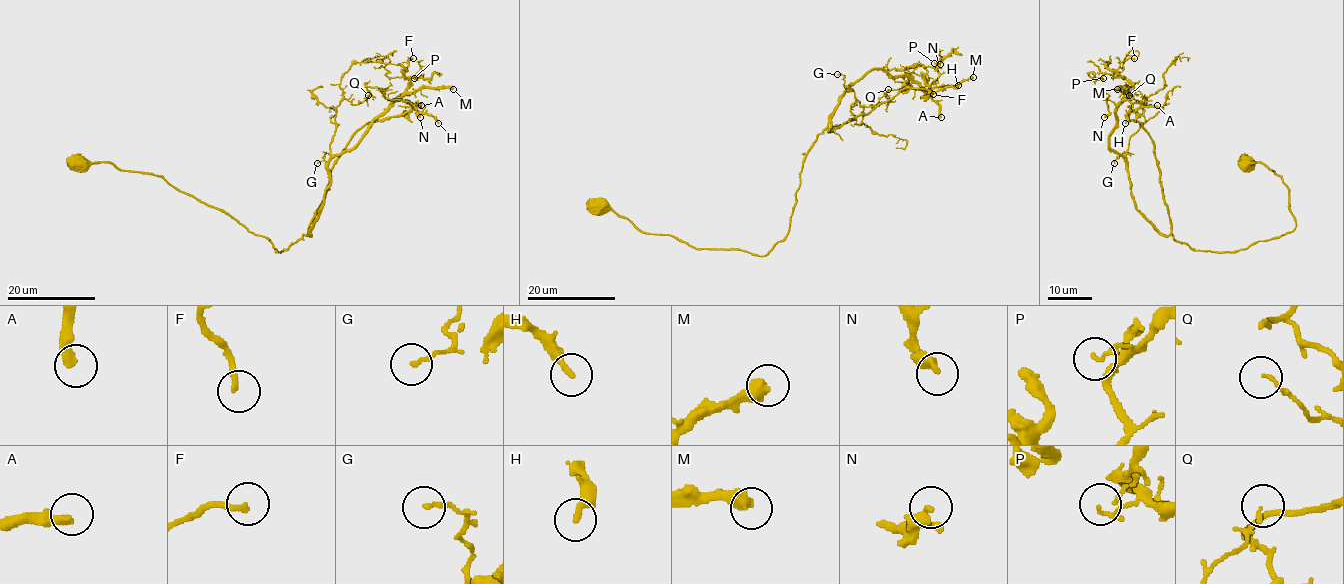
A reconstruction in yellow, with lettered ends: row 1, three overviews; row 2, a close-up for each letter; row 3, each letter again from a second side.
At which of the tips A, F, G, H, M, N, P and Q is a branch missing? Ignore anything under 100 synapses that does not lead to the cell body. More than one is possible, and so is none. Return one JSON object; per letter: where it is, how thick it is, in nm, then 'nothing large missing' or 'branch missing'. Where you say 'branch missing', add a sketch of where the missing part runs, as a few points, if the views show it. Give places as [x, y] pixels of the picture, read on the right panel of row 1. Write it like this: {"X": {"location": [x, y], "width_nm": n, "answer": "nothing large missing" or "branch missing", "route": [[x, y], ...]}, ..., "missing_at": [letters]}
{"A": {"location": [1157, 105], "width_nm": 360, "answer": "branch missing", "route": [[1157, 105], [1173, 100], [1130, 86], [1118, 96], [1102, 83], [1108, 47], [1115, 58], [1117, 45], [1156, 58]]}, "F": {"location": [1134, 58], "width_nm": 200, "answer": "nothing large missing"}, "G": {"location": [1114, 163], "width_nm": 120, "answer": "nothing large missing"}, "H": {"location": [1125, 123], "width_nm": 240, "answer": "nothing large missing"}, "M": {"location": [1117, 89], "width_nm": 500, "answer": "nothing large missing"}, "N": {"location": [1104, 117], "width_nm": 320, "answer": "nothing large missing"}, "P": {"location": [1103, 78], "width_nm": 120, "answer": "nothing large missing"}, "Q": {"location": [1129, 95], "width_nm": 100, "answer": "nothing large missing"}, "missing_at": ["A"]}

